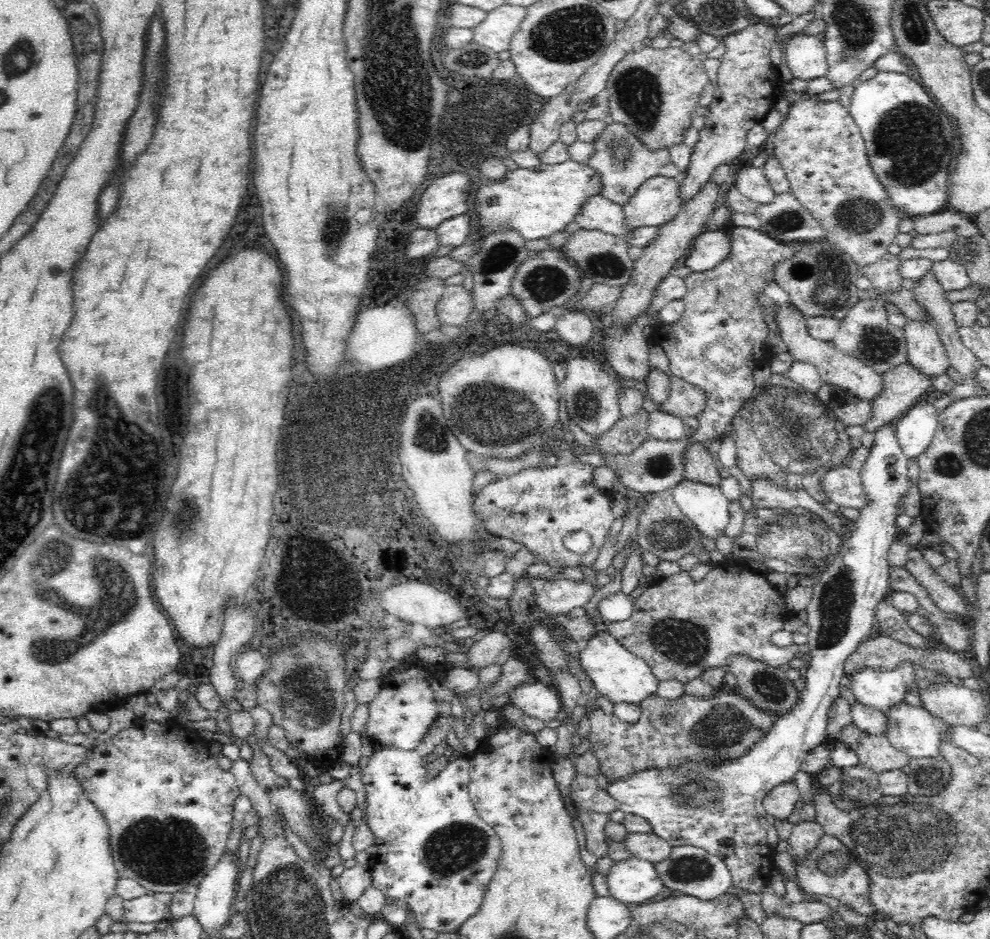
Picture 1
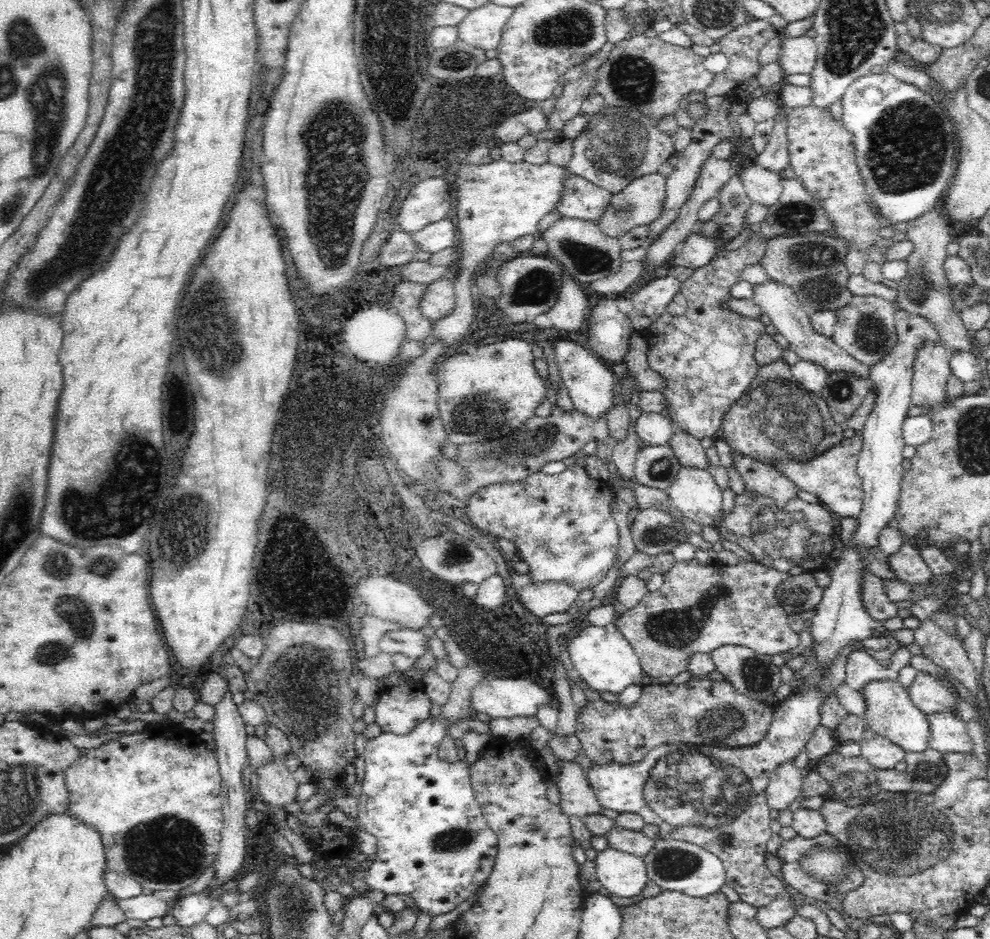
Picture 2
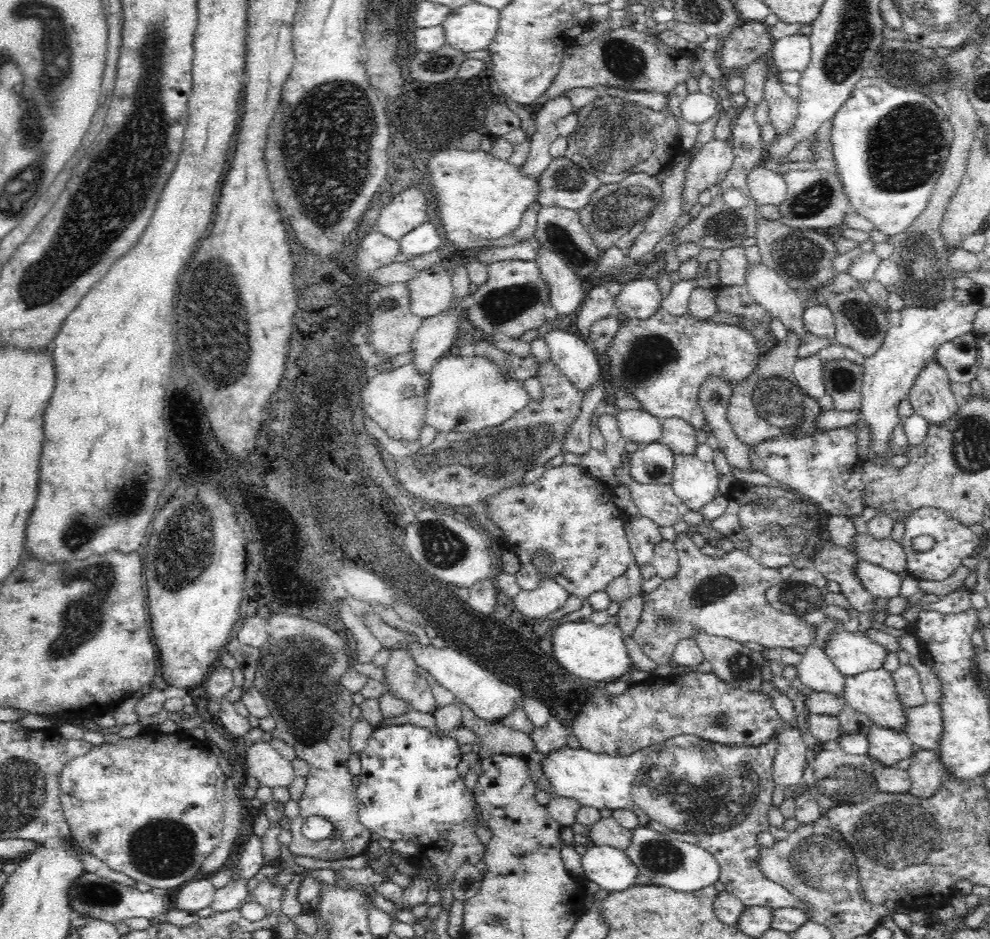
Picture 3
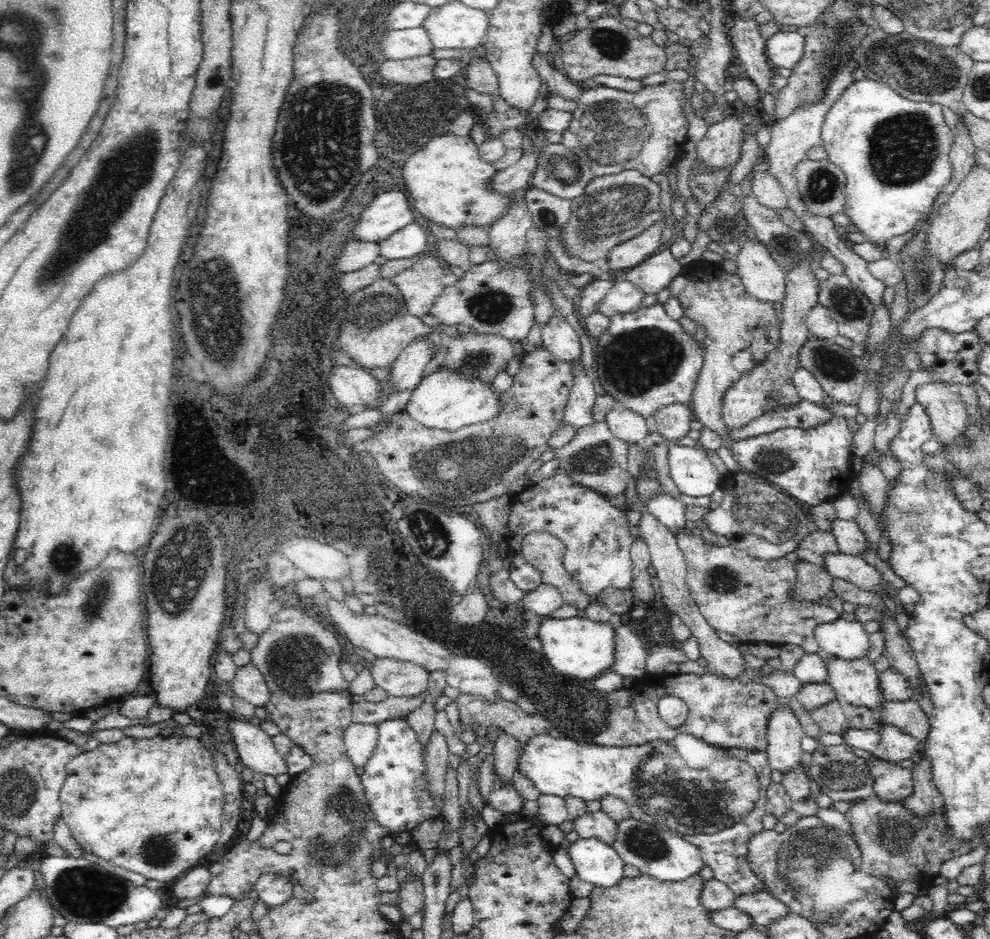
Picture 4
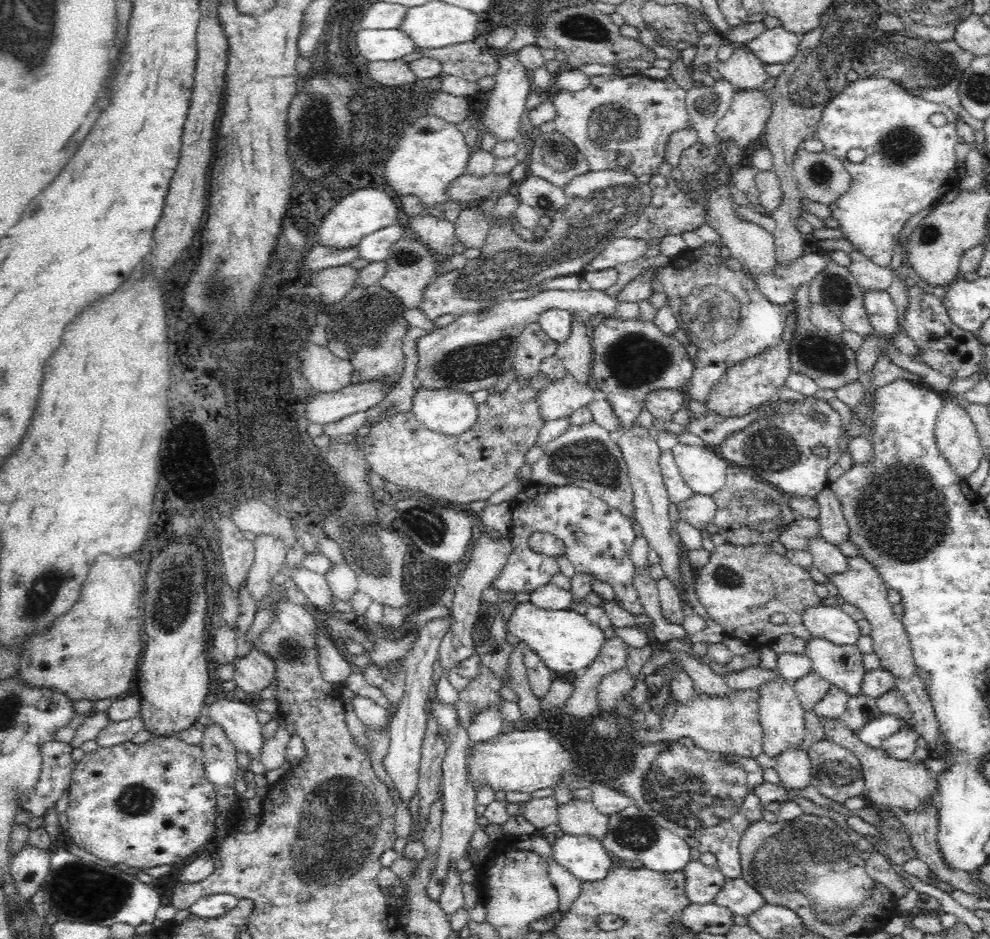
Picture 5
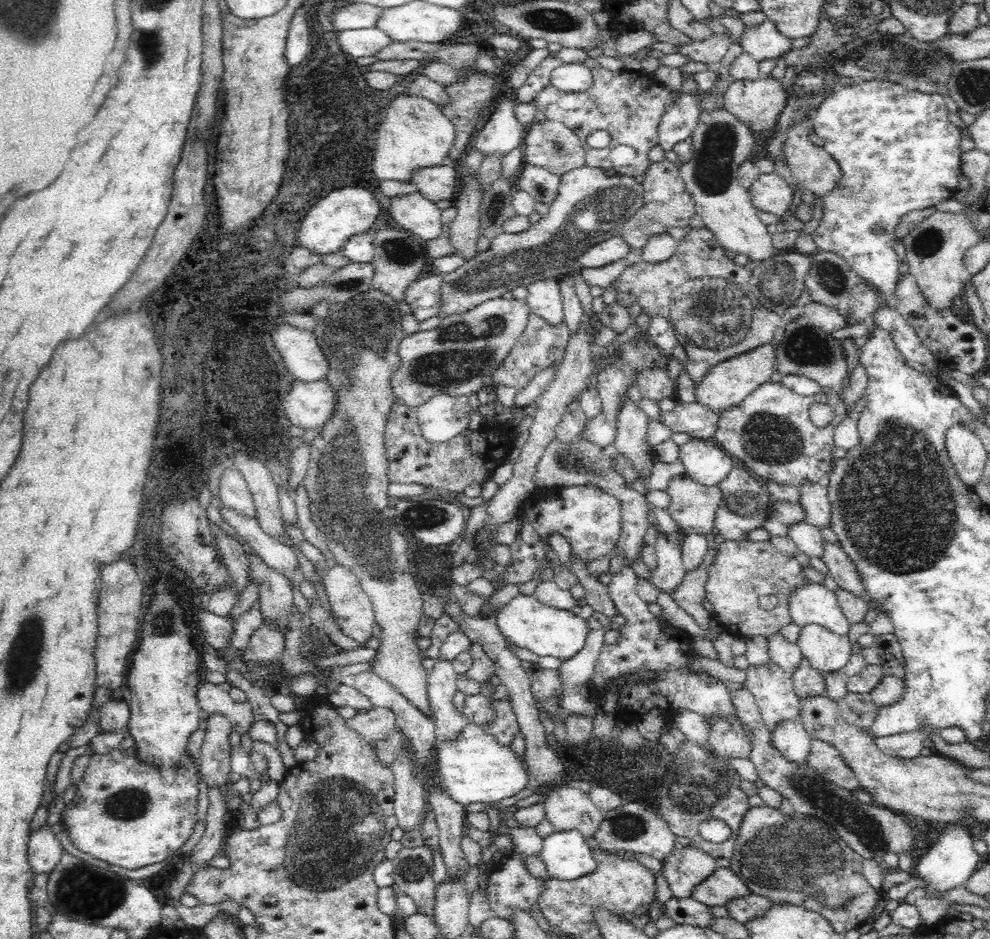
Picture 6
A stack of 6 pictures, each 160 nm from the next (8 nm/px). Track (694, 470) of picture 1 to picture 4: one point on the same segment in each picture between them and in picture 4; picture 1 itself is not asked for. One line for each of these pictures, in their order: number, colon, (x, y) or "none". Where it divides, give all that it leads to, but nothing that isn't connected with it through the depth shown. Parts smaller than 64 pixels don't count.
2: (688, 450)
3: (680, 437)
4: (673, 423)

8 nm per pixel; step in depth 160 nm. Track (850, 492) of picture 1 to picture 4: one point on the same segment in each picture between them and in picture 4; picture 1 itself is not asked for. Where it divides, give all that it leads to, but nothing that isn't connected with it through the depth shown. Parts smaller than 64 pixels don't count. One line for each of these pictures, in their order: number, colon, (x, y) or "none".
2: (832, 477)
3: (826, 469)
4: (811, 466)

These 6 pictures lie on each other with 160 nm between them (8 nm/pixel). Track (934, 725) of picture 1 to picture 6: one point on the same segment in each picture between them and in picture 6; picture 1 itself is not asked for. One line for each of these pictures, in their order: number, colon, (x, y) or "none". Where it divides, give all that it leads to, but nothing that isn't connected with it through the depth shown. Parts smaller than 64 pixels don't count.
2: (889, 711)
3: (873, 692)
4: (856, 681)
5: (841, 666)
6: (826, 651)

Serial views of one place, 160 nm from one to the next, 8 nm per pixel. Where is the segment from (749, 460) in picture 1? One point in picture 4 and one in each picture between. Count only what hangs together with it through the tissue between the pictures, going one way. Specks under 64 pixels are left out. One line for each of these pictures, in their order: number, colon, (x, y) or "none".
2: (776, 420)
3: (768, 403)
4: (768, 386)

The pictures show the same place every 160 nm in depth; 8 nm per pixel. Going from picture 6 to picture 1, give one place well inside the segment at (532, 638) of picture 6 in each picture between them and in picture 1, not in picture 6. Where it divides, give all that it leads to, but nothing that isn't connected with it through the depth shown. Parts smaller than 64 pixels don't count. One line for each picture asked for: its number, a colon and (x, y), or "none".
1: (618, 674)
2: (601, 656)
3: (589, 652)
4: (575, 647)
5: (565, 640)

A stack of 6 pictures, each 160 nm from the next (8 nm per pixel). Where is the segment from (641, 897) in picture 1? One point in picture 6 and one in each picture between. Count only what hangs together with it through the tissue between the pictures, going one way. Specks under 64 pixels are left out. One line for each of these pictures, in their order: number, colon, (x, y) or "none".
2: (623, 874)
3: (611, 869)
4: (596, 862)
5: (583, 856)
6: (567, 856)

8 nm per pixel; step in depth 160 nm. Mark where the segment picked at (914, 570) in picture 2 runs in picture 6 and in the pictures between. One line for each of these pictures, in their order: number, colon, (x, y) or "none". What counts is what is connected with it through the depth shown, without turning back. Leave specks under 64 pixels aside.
3: (886, 553)
4: (851, 541)
5: (833, 526)
6: (814, 499)

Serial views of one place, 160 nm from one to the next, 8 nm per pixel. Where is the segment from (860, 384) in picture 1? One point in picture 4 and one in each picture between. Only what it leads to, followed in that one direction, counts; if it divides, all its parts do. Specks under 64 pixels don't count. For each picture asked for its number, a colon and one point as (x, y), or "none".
2: (788, 317)
3: (767, 287)
4: (763, 278)

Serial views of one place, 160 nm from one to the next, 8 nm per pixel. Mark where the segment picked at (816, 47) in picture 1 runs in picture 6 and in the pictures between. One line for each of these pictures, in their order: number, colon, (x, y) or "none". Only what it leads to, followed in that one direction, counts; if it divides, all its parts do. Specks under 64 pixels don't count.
2: (798, 55)
3: (792, 53)
4: (785, 49)
5: (777, 45)
6: (762, 41)

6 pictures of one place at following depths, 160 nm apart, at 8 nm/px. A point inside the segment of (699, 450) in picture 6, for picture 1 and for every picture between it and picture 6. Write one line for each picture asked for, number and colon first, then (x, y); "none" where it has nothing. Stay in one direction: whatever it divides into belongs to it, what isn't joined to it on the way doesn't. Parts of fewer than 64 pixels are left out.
1: (706, 506)
2: (694, 492)
3: (695, 482)
4: (693, 473)
5: (703, 470)

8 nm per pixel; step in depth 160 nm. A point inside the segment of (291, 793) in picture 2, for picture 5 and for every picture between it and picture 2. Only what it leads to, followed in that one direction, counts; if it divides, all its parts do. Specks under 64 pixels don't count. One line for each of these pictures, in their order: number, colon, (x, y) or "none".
3: (264, 762)
4: (255, 748)
5: (239, 721)

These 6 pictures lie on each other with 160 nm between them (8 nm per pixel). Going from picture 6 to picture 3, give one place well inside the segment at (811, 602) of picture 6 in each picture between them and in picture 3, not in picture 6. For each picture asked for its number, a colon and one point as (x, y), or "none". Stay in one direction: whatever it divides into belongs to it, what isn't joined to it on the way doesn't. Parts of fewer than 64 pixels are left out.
3: (852, 652)
4: (843, 638)
5: (831, 623)

